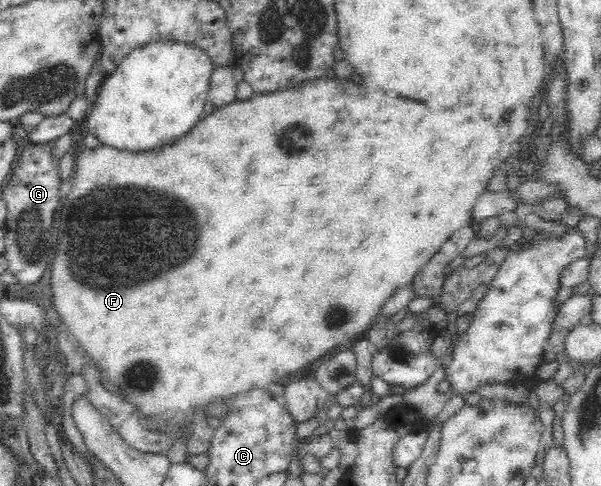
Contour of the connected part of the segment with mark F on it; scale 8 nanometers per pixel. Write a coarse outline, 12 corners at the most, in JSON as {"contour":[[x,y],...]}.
{"contour":[[318,77],[81,146],[52,304],[143,417],[365,335],[528,132]]}

